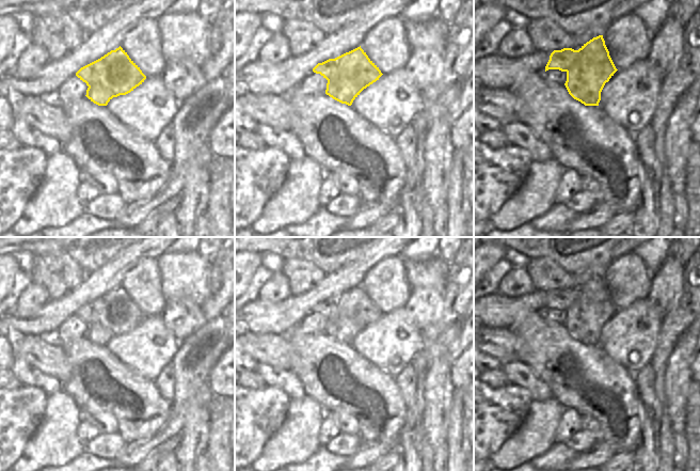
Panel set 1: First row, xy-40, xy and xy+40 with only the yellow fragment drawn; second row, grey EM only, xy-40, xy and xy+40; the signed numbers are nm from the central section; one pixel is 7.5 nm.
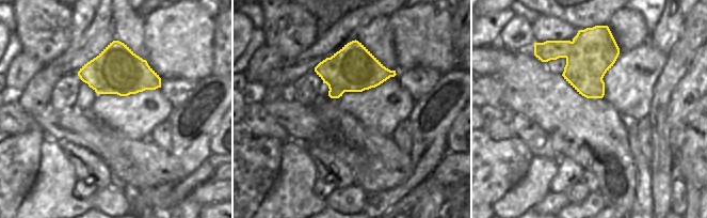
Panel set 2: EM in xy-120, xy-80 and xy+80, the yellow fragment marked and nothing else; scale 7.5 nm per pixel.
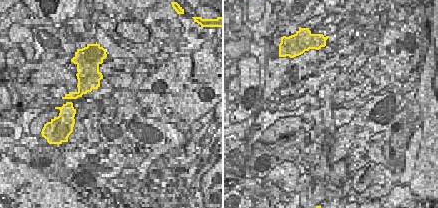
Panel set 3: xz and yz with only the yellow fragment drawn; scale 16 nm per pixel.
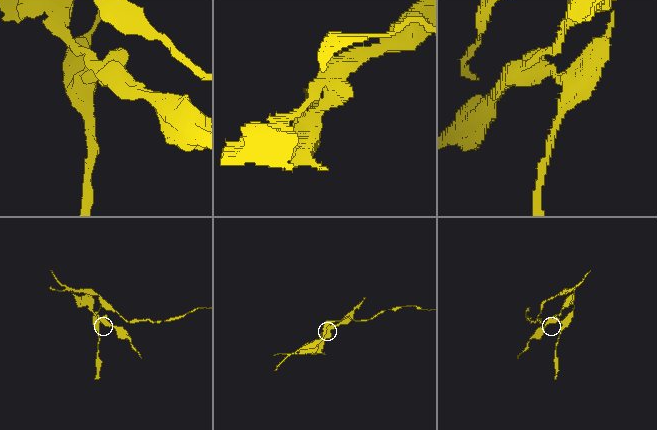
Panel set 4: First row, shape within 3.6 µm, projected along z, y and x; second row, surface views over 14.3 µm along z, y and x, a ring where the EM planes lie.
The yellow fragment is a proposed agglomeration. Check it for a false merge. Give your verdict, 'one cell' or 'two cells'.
two cells

